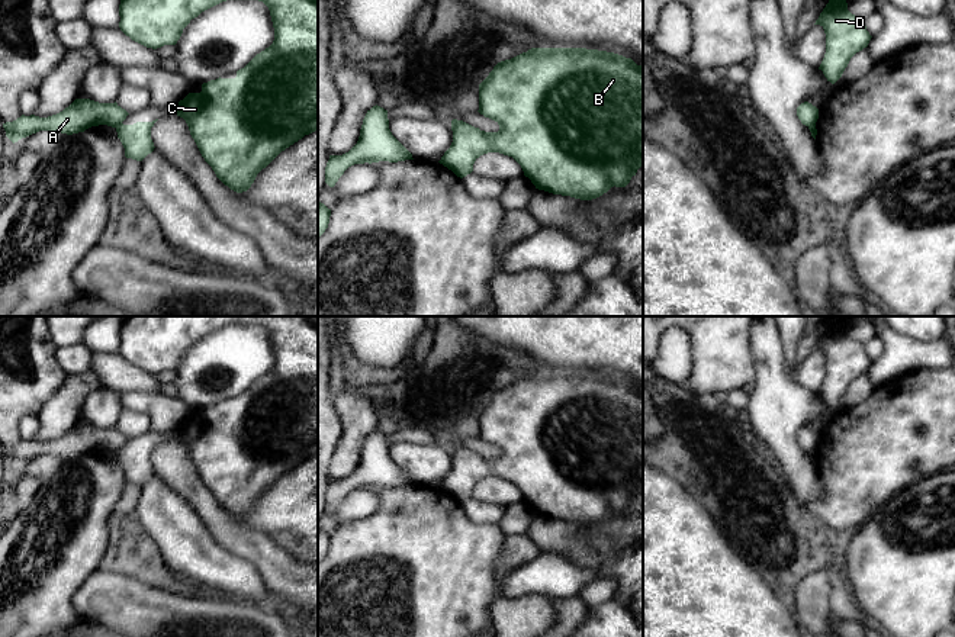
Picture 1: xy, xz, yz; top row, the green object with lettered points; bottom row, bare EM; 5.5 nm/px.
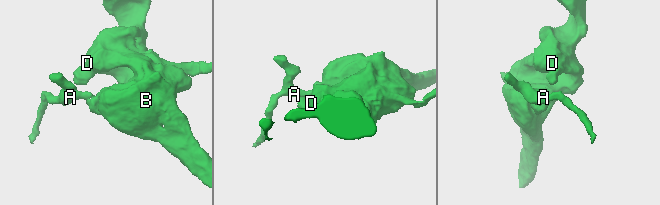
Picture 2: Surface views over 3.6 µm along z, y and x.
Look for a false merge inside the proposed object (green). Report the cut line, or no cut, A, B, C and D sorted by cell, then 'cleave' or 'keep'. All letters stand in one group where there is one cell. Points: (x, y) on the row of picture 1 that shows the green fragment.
cut xy (121, 122), (115, 126); groups A / B C D; cleave

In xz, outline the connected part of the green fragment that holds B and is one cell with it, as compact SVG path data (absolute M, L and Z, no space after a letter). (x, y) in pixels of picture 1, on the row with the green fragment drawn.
M531 48L511 59L501 61L479 84L478 112L485 118L495 120L499 125L499 131L485 132L463 120L451 120L453 142L438 163L451 170L460 178L473 171L473 164L480 155L499 152L512 157L521 165L524 176L531 180L536 189L581 200L592 200L602 196L614 186L626 187L643 165L643 64L637 65L631 58L614 52L586 48Z

